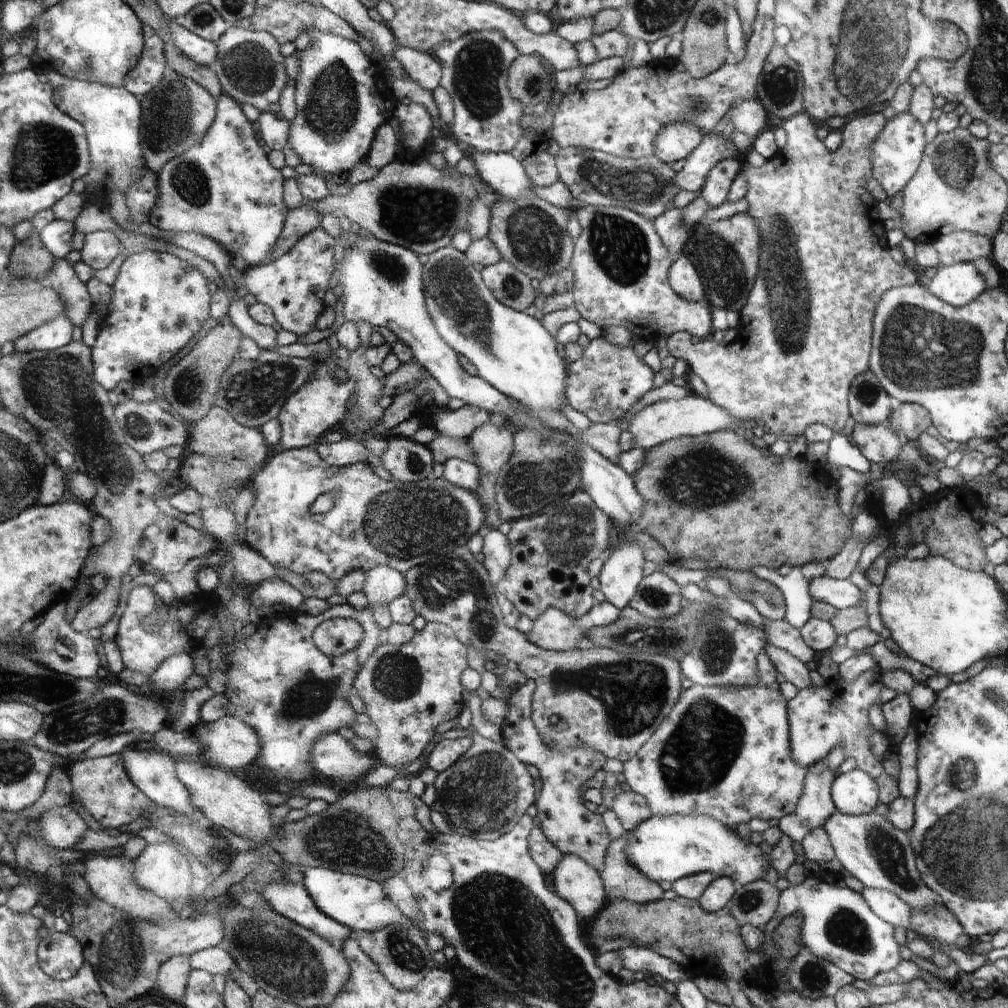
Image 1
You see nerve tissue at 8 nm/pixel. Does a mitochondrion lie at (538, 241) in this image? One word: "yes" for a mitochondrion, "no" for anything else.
yes

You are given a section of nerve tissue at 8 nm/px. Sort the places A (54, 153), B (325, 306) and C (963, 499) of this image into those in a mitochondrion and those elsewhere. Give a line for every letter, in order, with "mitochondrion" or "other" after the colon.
A: mitochondrion
B: other
C: other

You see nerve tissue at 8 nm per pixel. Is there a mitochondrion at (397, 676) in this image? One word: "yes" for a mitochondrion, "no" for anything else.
yes

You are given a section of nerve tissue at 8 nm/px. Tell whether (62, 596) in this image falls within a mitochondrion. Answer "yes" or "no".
no

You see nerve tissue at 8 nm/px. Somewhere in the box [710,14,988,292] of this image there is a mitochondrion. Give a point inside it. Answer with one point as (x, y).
(956, 165)

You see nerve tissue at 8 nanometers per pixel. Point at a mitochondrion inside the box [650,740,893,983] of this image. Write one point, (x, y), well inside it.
(846, 929)

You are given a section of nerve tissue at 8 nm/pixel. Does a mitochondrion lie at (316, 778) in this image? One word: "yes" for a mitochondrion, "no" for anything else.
no

